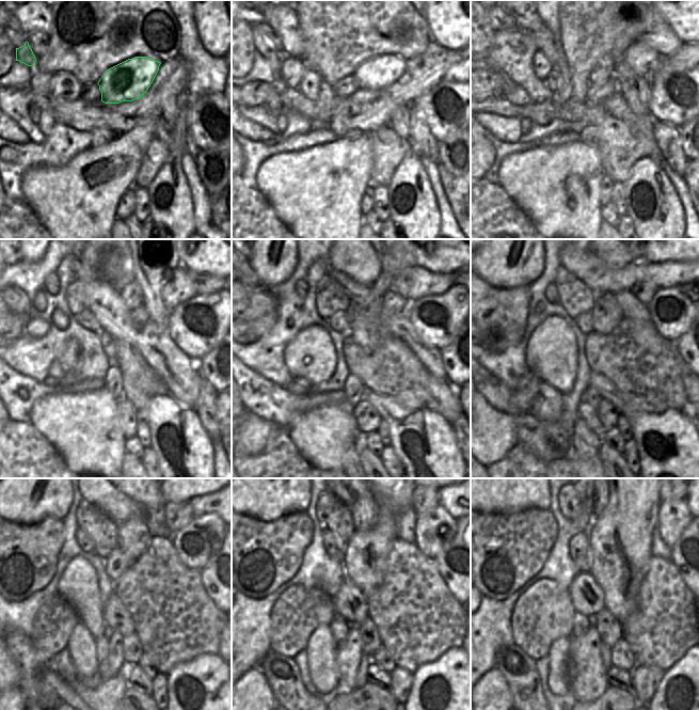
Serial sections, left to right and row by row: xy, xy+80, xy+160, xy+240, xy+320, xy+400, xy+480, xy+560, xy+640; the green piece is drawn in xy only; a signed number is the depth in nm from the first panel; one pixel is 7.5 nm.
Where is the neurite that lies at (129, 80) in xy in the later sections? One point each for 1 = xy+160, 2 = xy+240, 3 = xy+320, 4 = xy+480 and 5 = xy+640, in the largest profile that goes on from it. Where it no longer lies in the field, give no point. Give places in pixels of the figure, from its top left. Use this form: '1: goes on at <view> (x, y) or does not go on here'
1: goes on at xy+160 (638, 59)
2: goes on at xy+240 (178, 285)
3: goes on at xy+320 (413, 283)
4: goes on at xy+480 (209, 503)
5: goes on at xy+640 (687, 500)

